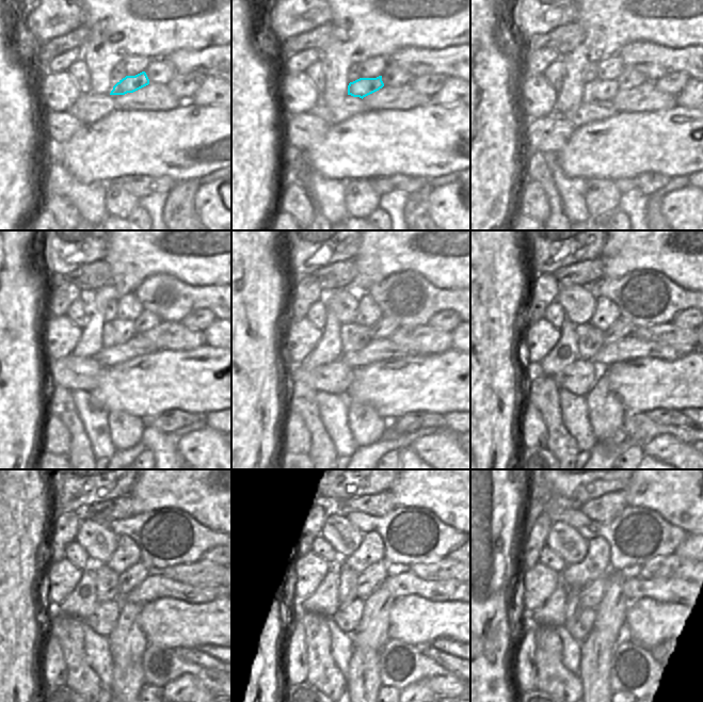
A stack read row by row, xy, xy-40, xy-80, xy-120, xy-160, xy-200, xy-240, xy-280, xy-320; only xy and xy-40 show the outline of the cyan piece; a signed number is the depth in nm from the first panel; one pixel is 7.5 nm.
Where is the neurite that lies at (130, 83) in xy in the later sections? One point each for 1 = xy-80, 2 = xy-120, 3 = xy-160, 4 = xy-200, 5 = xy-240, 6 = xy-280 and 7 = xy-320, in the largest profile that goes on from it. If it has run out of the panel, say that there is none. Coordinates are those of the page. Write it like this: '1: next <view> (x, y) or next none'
1: next xy-80 (596, 90)
2: next xy-120 (118, 331)
3: next xy-160 (353, 336)
4: next xy-200 (590, 339)
5: next xy-240 (107, 580)
6: next xy-280 (346, 592)
7: next xy-320 (573, 608)

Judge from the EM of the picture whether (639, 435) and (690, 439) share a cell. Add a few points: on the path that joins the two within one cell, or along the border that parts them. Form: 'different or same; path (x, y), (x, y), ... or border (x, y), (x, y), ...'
same; path (652, 430), (677, 431)

